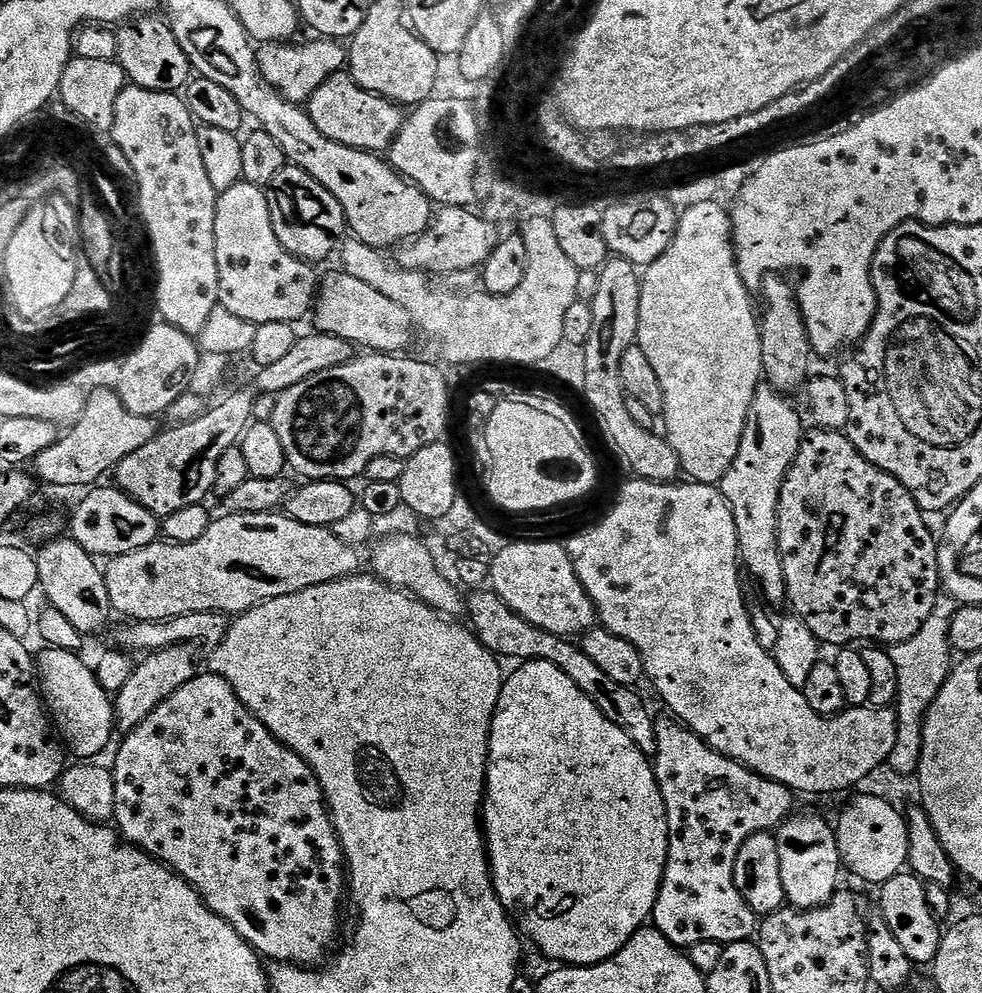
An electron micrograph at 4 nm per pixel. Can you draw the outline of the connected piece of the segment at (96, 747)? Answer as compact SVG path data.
M44 646L41 649L40 653L38 651L35 653L34 663L36 665L36 682L42 697L42 703L50 713L51 719L58 729L58 736L62 741L63 747L71 755L73 752L74 755L80 756L76 758L81 761L91 761L96 758L99 752L107 750L108 743L112 740L112 732L115 733L117 731L116 709L110 699L110 694L99 684L95 671L90 667L90 664L88 666L87 662L83 660L83 655L67 652L61 648Z

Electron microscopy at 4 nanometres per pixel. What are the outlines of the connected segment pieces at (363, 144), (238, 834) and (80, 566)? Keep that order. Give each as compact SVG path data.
M347 71L336 72L326 78L326 82L322 82L318 90L314 90L306 111L314 126L318 126L318 130L322 130L326 138L342 146L377 154L387 153L392 147L406 119L405 109L401 105L384 96L362 90L362 86L358 86Z
M198 674L190 682L186 682L186 686L182 686L182 690L178 690L174 694L170 694L170 698L166 698L166 702L162 702L154 709L151 714L140 723L133 732L127 733L123 737L124 741L120 744L120 749L116 752L116 766L114 765L114 775L116 780L116 815L114 817L115 827L118 829L121 837L127 843L136 845L143 852L159 860L161 864L177 872L182 879L189 884L194 891L204 899L204 905L214 914L218 914L226 922L230 922L230 926L234 926L234 930L238 930L238 934L242 934L242 938L251 948L255 948L261 957L267 958L272 962L282 964L298 964L301 966L316 966L320 959L328 952L328 947L336 940L336 927L340 924L340 903L346 900L346 861L344 851L340 845L340 839L336 833L336 827L332 825L332 815L328 813L328 806L324 802L324 791L318 782L318 778L314 774L314 770L307 764L298 754L294 754L294 750L290 750L278 738L274 738L274 734L270 734L270 730L266 730L266 726L255 714L250 711L245 704L239 700L234 693L230 682L226 682L226 678L215 674Z
M53 538L43 545L41 552L35 553L38 562L39 591L48 595L47 603L66 614L74 626L82 634L100 632L108 624L110 605L108 591L104 581L104 573L97 557L90 555L78 542L71 538Z

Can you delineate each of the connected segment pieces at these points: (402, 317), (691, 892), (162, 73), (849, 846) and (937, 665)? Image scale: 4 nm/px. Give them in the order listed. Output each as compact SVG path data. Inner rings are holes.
M336 270L321 277L310 320L313 320L313 329L316 332L340 337L350 341L354 346L364 346L366 348L363 349L378 354L398 354L407 351L414 334L416 335L415 324L402 306L343 270Z
M662 718L656 720L656 755L654 757L654 767L656 769L656 781L662 790L662 802L666 802L666 818L668 819L668 857L666 858L666 870L662 878L660 893L656 899L656 905L652 911L651 923L659 930L670 943L675 944L681 950L693 948L698 942L718 942L719 944L733 944L743 940L752 940L758 932L758 917L750 906L746 906L746 898L738 890L734 882L734 862L738 858L738 850L742 850L742 842L759 832L772 832L780 827L789 816L793 815L792 799L794 793L792 789L784 784L779 784L773 780L767 780L766 777L751 772L744 765L739 764L737 760L732 760L728 756L723 756L718 750L714 750L698 734L694 734L685 724L681 724L675 718Z
M156 14L141 15L125 23L116 32L116 37L118 54L115 61L122 66L125 77L140 88L179 93L193 75L194 69L186 58L186 50L178 46L178 38L174 38L174 30L167 19L159 20Z
M880 796L856 797L836 821L836 841L843 867L858 878L879 886L903 871L909 856L909 832L905 815Z
M941 594L934 602L934 610L930 610L930 618L922 622L922 630L918 630L914 638L906 638L906 642L888 648L890 658L894 658L894 666L898 670L898 696L894 705L898 718L898 737L888 755L887 765L889 769L900 774L913 775L920 767L924 719L954 667L950 622L954 618L957 607L958 601L953 596Z

